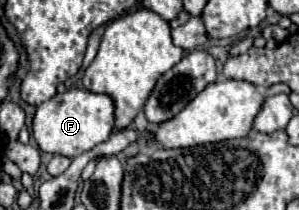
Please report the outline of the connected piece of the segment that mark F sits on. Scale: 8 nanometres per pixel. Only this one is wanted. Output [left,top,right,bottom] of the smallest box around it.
[33,89,115,157]

